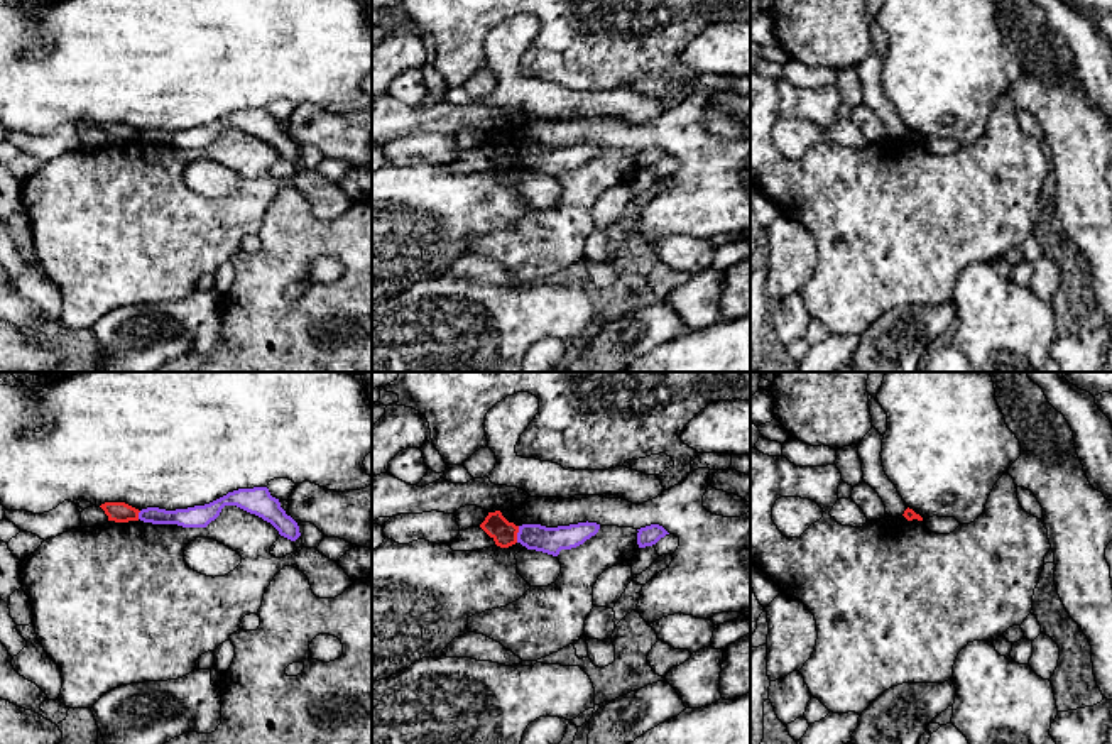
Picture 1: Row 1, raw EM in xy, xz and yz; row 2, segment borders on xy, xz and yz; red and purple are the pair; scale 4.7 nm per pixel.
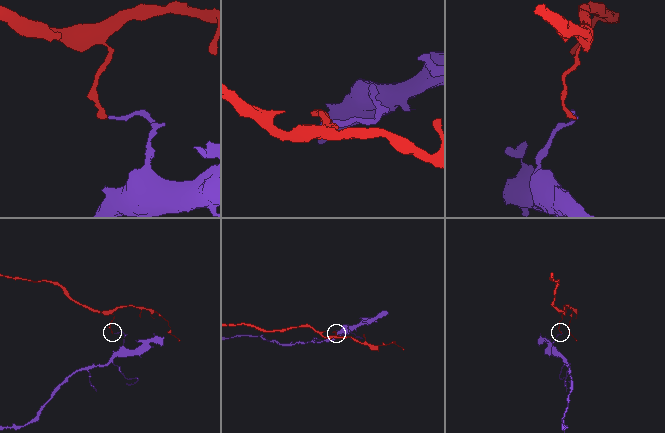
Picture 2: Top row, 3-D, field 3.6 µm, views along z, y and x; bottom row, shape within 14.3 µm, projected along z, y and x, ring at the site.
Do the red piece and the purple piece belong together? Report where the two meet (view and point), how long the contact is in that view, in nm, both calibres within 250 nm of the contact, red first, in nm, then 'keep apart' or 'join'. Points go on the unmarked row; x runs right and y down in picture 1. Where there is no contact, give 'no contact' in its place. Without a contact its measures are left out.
meets red in xz at (516, 156); contact 80 nm long; 120 nm thick on the red side, 130 nm on the other; keep apart

